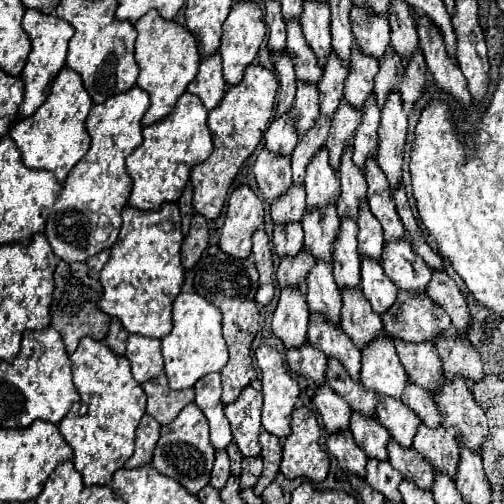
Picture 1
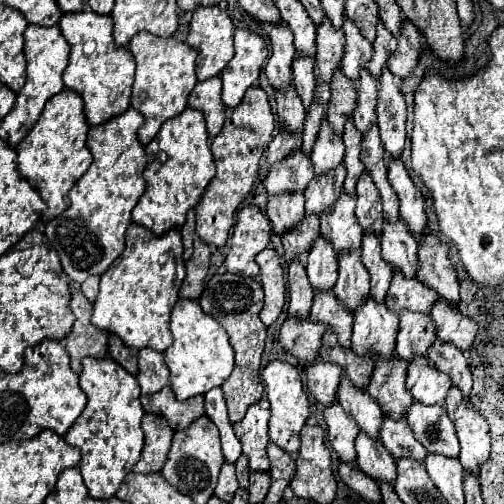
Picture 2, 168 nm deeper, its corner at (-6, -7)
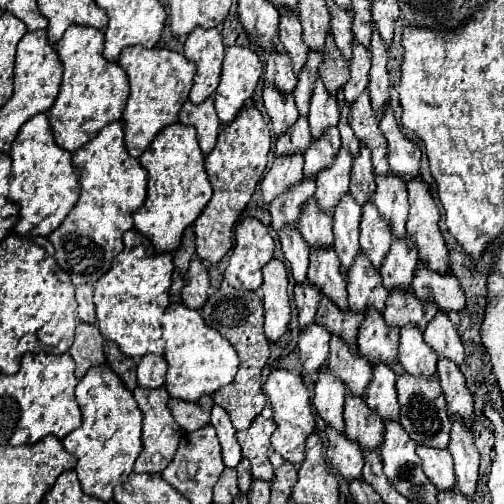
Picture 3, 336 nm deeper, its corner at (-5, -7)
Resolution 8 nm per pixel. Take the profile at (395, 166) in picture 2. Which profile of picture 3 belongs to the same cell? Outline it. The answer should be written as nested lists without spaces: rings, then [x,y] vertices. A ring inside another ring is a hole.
[[[386,109],[382,119],[380,119],[380,129],[388,141],[388,163],[390,163],[390,171],[394,175],[400,175],[400,179],[406,179],[406,183],[410,179],[418,179],[420,175],[420,149],[416,147],[416,143],[412,143],[400,129],[398,123],[394,119],[392,109]]]

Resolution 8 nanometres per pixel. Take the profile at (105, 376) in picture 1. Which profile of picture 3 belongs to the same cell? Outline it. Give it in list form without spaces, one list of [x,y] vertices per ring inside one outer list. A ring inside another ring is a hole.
[[[110,365],[92,367],[76,385],[76,401],[82,411],[82,425],[62,439],[64,449],[78,457],[76,473],[82,483],[82,491],[102,499],[112,499],[112,489],[128,479],[134,461],[142,451],[140,431],[142,413],[126,389],[126,385],[110,371]]]

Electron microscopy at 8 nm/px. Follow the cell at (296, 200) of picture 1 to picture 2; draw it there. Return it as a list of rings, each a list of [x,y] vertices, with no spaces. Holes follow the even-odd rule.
[[[297,149],[295,153],[291,151],[291,155],[287,155],[287,159],[279,161],[277,167],[273,165],[268,173],[265,187],[269,195],[277,195],[285,193],[285,191],[305,191],[307,183],[315,177],[313,173],[313,165],[309,155],[305,155],[301,149]]]

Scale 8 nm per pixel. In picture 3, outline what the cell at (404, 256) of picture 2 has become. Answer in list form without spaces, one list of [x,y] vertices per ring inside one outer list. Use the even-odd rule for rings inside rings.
[[[388,173],[386,177],[376,177],[376,193],[374,193],[374,205],[378,207],[382,219],[390,223],[390,231],[396,239],[402,239],[406,235],[406,217],[408,217],[408,195],[406,195],[406,183]]]

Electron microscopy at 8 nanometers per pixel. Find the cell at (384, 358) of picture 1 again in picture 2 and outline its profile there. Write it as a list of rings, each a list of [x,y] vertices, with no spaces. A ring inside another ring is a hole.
[[[369,297],[355,309],[353,317],[351,347],[355,353],[379,353],[387,359],[395,355],[395,331],[399,329],[399,317],[395,311]]]

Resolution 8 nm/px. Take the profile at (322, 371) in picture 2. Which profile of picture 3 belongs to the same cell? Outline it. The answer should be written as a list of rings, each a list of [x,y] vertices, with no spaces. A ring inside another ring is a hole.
[[[312,323],[308,329],[300,333],[298,349],[304,375],[310,375],[314,379],[318,371],[326,367],[326,359],[330,355],[330,333],[326,331],[326,327]]]

